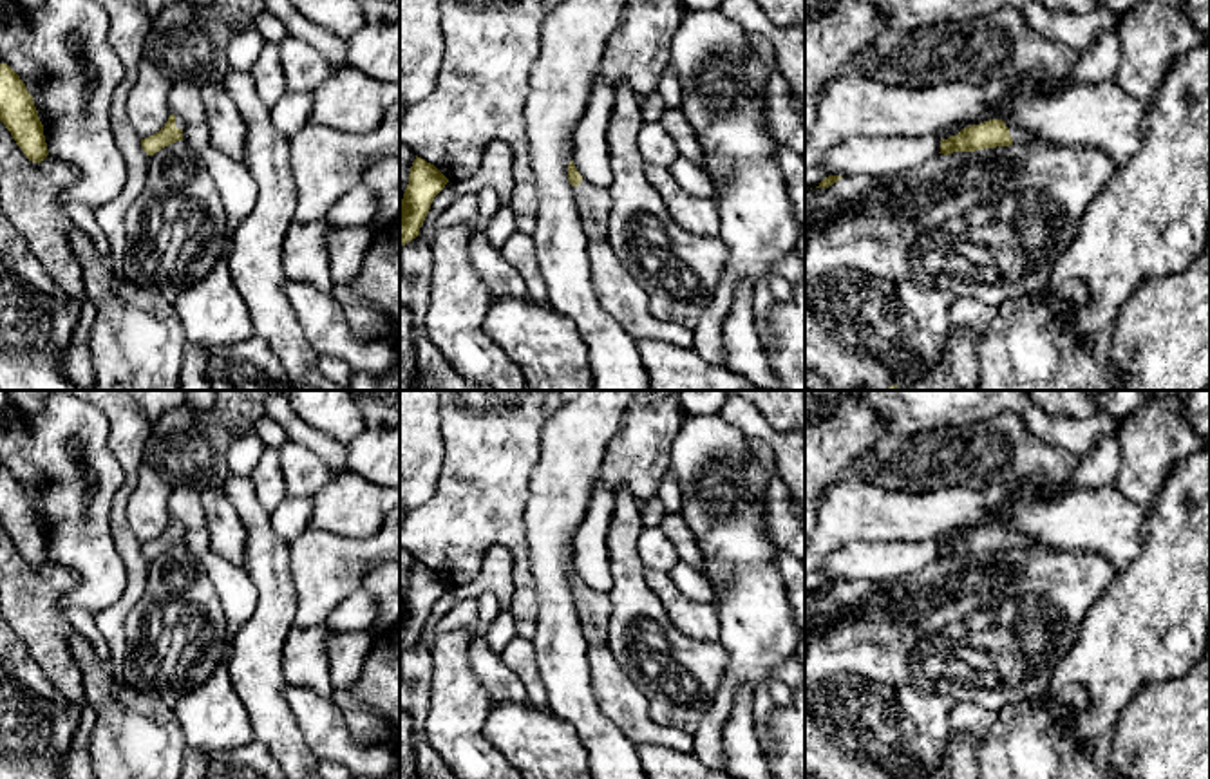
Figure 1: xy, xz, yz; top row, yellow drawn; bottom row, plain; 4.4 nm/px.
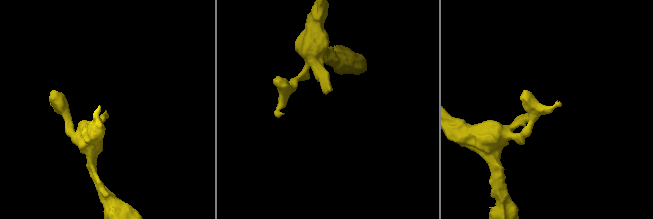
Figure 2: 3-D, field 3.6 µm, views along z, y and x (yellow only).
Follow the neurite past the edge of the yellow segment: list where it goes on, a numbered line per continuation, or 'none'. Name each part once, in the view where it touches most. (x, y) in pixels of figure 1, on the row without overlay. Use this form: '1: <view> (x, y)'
1: yz (1019, 539)

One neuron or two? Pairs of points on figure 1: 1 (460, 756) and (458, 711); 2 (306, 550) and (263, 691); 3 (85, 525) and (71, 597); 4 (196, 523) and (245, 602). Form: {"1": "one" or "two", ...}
{"1": "one", "2": "two", "3": "one", "4": "one"}

